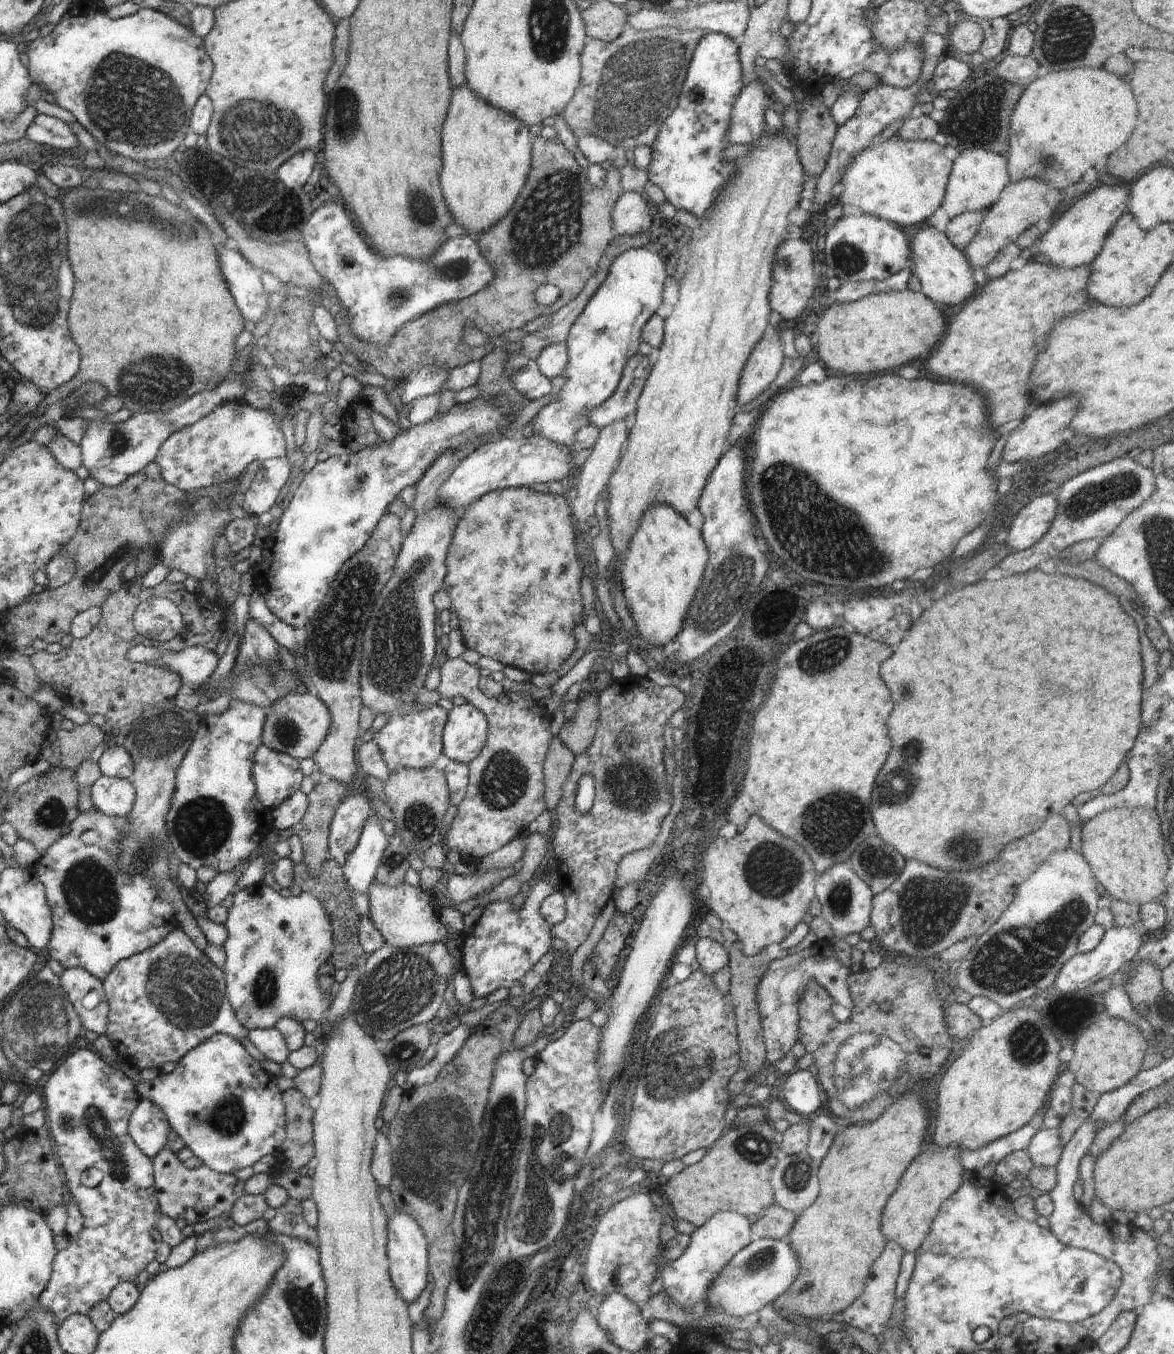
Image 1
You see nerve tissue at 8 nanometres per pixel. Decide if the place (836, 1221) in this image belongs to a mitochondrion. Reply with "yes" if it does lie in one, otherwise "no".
no

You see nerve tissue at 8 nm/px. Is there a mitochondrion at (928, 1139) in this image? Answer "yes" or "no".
no

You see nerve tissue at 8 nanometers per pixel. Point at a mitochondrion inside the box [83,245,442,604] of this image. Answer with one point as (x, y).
(157, 381)

